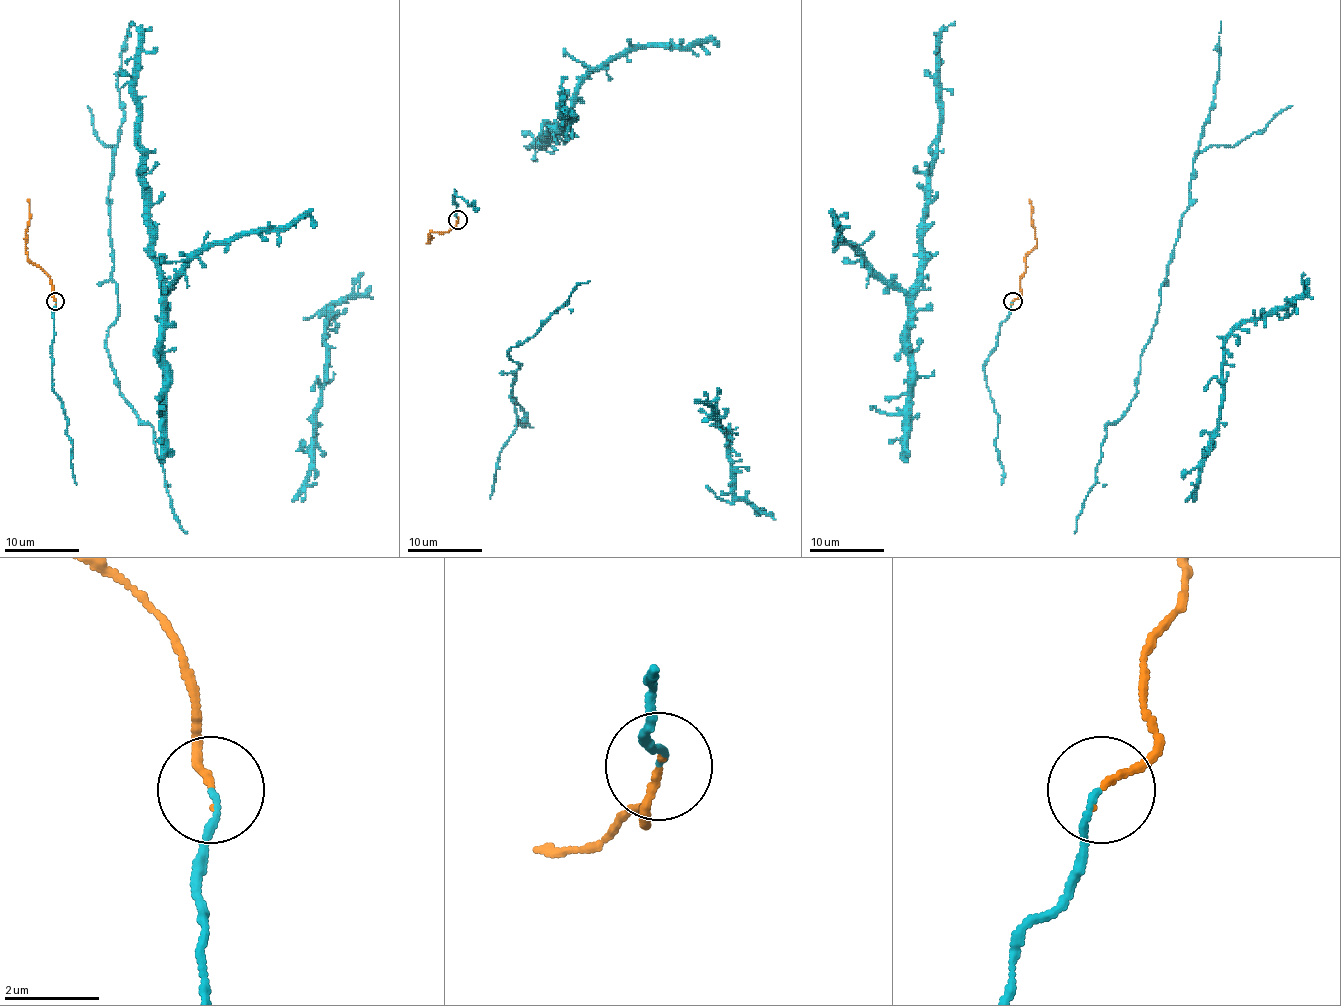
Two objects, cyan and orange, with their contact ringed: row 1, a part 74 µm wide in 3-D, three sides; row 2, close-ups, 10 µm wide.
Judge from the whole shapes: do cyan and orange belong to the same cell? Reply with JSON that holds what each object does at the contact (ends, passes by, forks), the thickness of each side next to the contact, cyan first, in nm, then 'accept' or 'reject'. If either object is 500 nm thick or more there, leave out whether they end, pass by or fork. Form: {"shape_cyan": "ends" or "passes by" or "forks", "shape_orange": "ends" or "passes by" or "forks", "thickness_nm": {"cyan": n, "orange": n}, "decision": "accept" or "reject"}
{"shape_cyan": "ends", "shape_orange": "ends", "thickness_nm": {"cyan": 120, "orange": 130}, "decision": "accept"}

